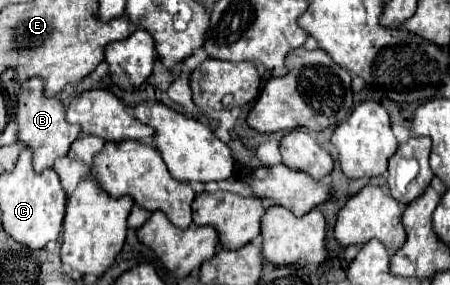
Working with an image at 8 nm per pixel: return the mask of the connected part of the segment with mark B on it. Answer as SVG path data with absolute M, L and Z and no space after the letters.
M32 77L20 85L18 91L18 107L16 107L16 121L18 121L18 139L24 141L34 151L34 171L42 171L54 165L58 157L64 157L82 133L78 125L72 125L66 121L66 107L58 97L46 97L44 95L44 81L38 77Z

